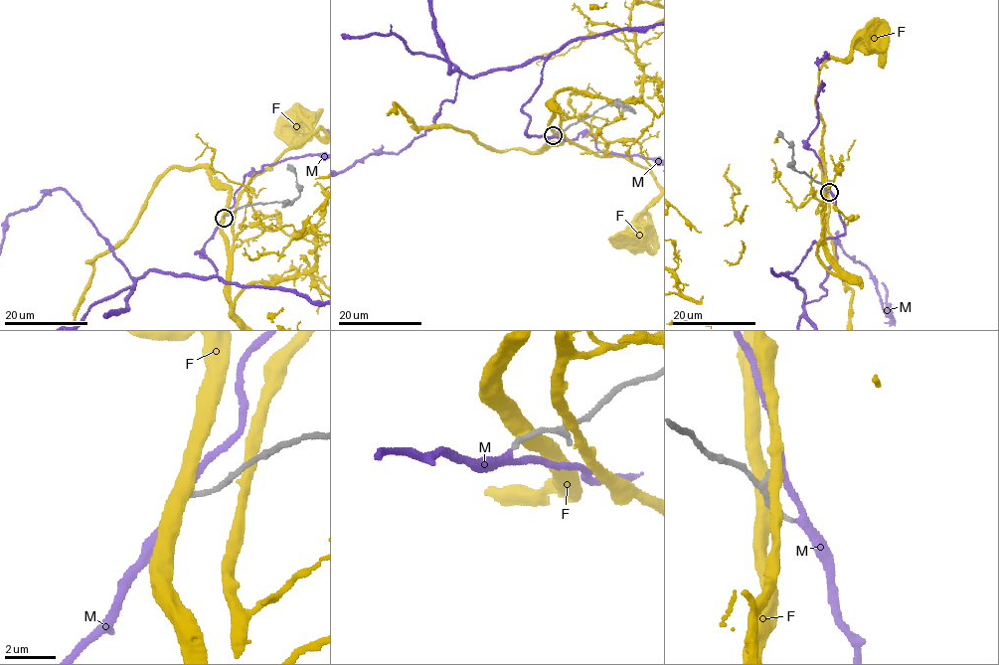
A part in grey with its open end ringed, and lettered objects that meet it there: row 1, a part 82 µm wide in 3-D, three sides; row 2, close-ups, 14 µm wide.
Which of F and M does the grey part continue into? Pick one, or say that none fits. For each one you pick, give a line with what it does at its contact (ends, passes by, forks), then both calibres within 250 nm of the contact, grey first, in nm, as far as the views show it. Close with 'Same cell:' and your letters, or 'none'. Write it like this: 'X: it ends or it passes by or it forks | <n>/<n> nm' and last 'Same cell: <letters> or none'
M: it passes by | 200/280 nm
Same cell: M

